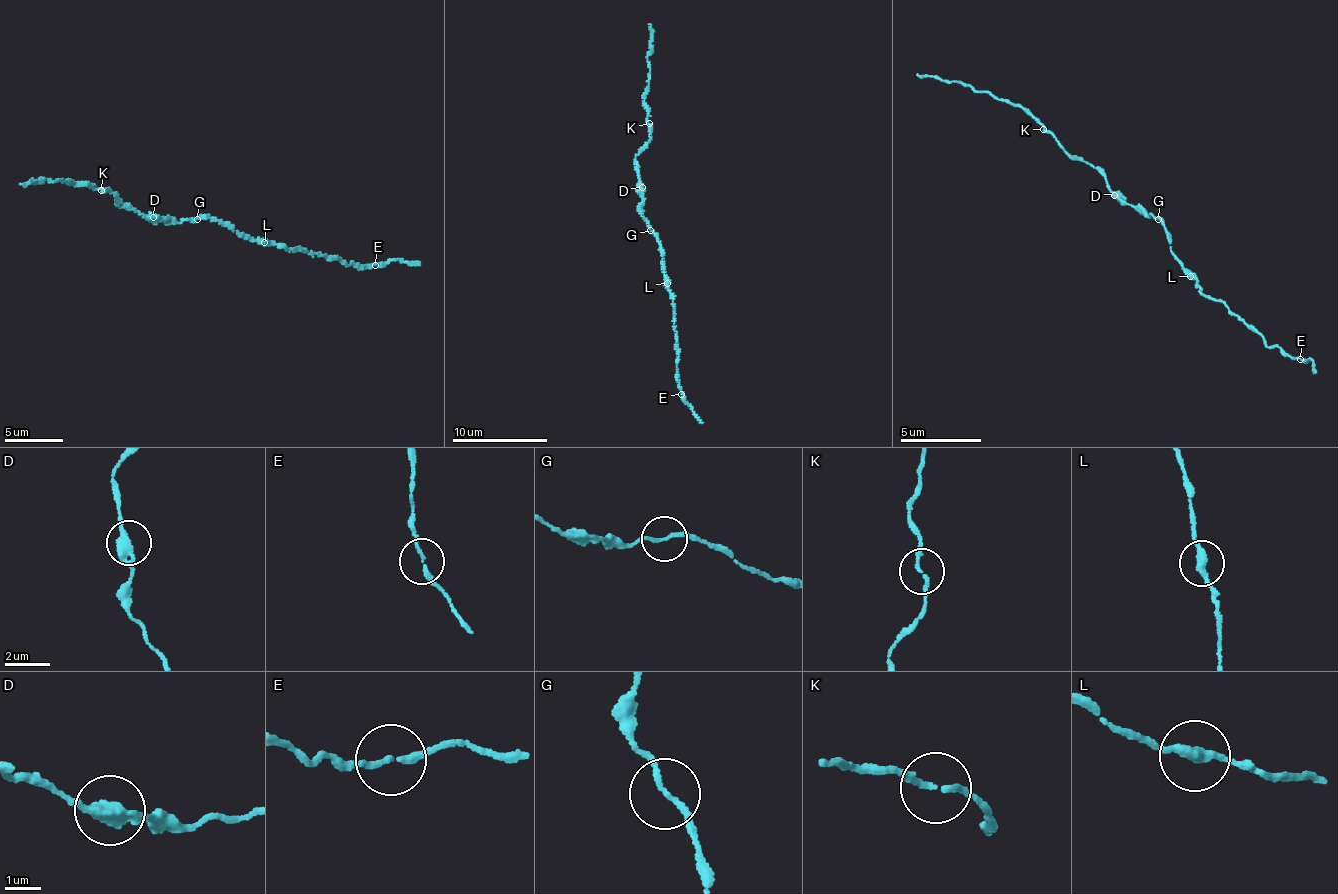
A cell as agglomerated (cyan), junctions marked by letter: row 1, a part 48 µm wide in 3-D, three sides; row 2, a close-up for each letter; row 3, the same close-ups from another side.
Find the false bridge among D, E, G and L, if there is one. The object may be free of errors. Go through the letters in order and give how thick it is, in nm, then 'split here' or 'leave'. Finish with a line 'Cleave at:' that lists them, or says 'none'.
D: calibre 400 nm; leave
E: calibre 180 nm; leave
G: calibre 150 nm; leave
L: calibre 320 nm; leave
Cleave at: none

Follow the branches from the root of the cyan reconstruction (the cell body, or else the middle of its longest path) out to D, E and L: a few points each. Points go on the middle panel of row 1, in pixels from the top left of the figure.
D: (648, 228), (648, 221), (642, 213), (642, 186)
E: (648, 228), (658, 241), (664, 279), (673, 301), (677, 382), (681, 394)
L: (648, 228), (658, 241), (667, 283)

